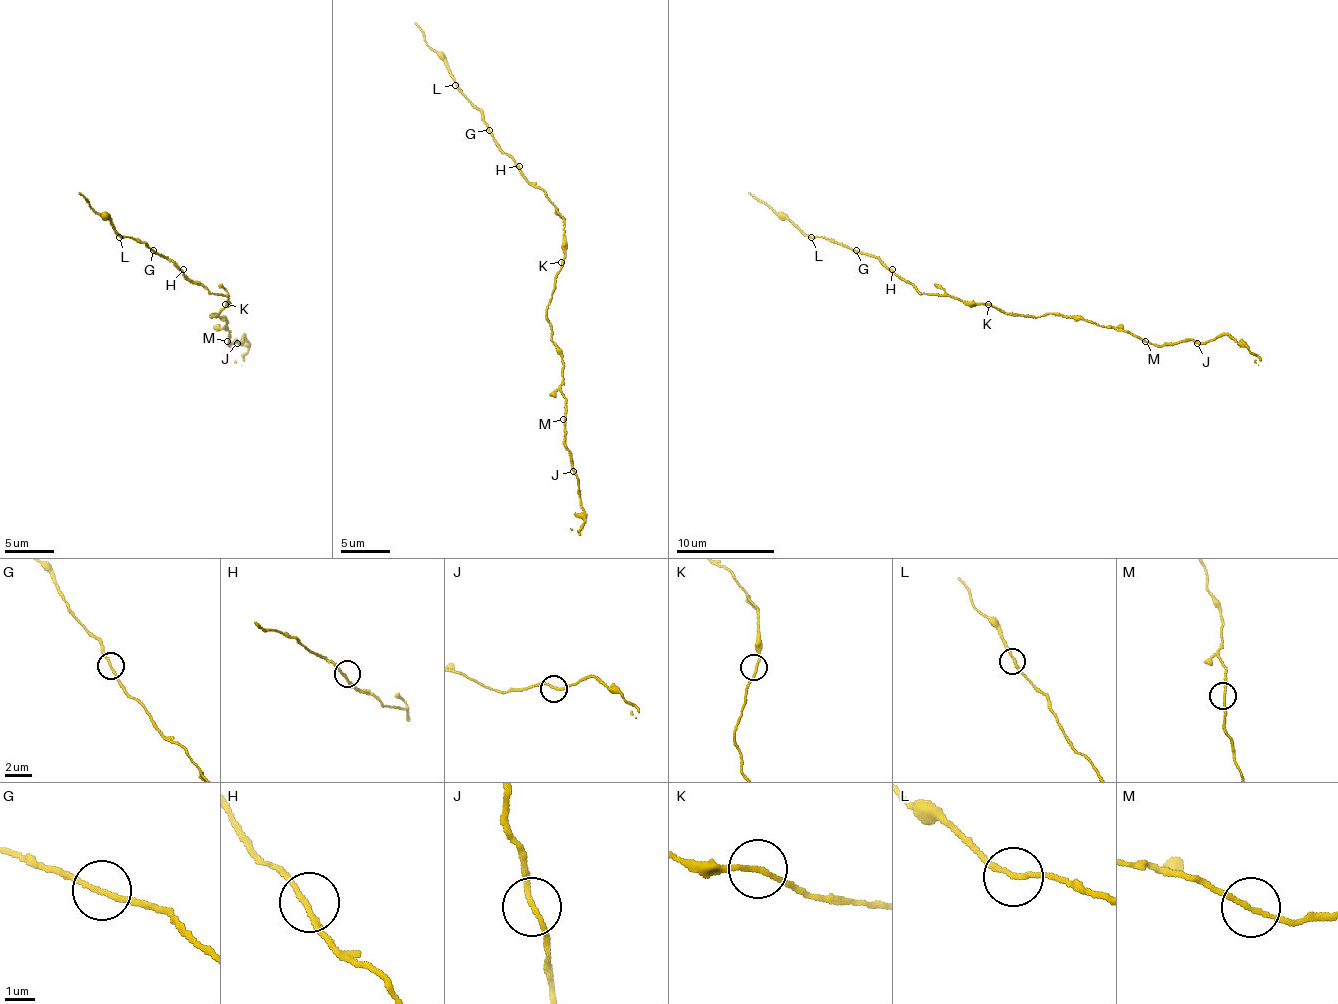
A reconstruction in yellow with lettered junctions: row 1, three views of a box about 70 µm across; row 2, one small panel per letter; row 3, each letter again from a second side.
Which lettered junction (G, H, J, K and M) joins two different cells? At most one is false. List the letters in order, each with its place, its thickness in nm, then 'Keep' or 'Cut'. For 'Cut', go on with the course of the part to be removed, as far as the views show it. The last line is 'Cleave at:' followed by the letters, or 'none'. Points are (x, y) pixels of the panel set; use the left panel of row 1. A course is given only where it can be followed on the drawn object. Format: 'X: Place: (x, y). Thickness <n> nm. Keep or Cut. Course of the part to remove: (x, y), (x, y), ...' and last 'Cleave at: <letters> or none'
G: Place: (153, 250). Thickness 150 nm. Cut. Course of the part to remove: (153, 250), (144, 242), (121, 237), (80, 193)
H: Place: (183, 269). Thickness 160 nm. Keep
J: Place: (237, 343). Thickness 160 nm. Keep
K: Place: (225, 304). Thickness 150 nm. Keep
M: Place: (227, 341). Thickness 150 nm. Keep
Cleave at: G

